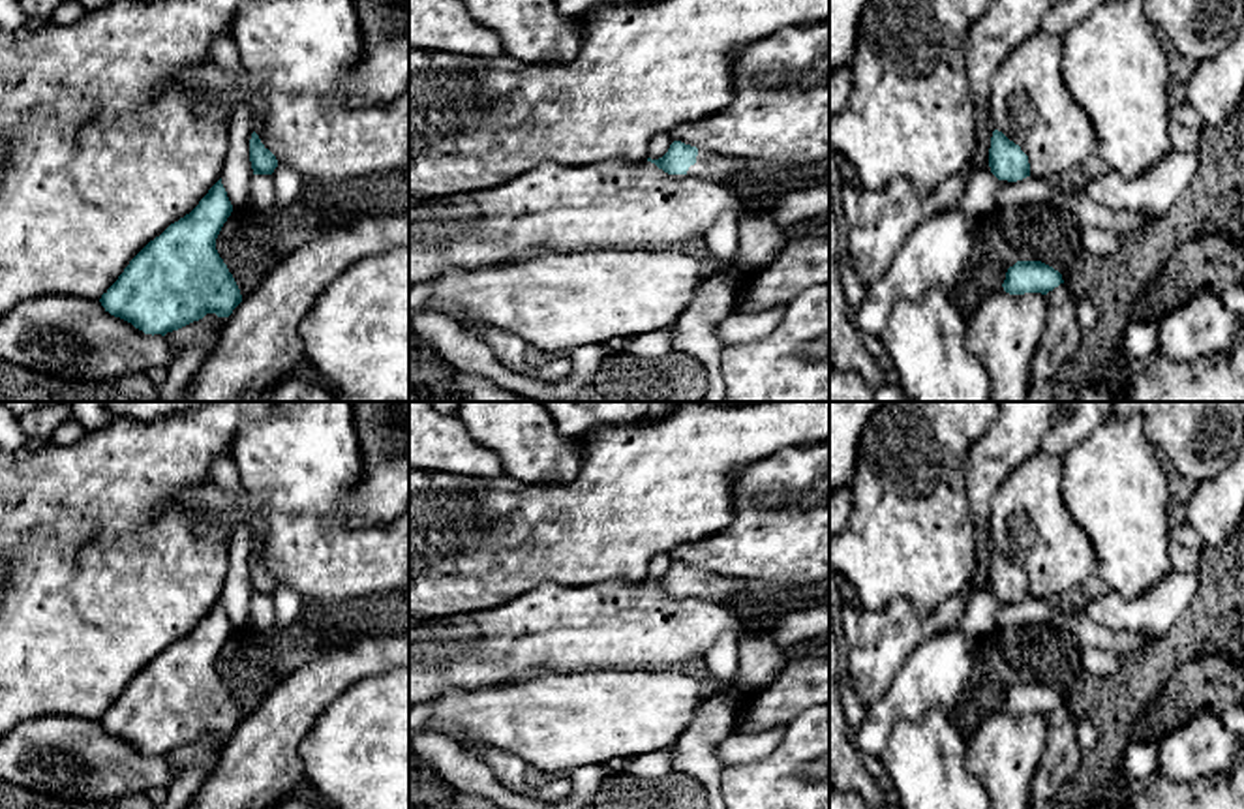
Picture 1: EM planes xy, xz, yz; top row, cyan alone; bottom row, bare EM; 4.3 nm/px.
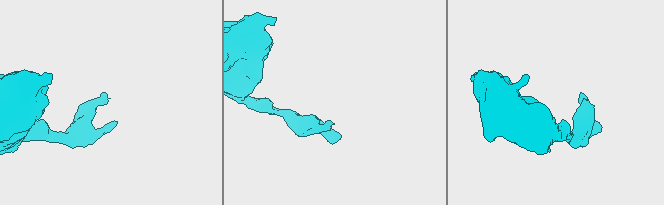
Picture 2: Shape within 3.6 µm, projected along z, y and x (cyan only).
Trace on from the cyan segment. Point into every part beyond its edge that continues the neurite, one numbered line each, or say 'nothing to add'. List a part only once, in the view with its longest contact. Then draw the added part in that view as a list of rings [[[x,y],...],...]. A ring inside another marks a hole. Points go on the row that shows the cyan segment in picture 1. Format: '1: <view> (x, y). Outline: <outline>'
1: xz (712, 166). Outline: [[[698,150],[696,163],[689,167],[689,176],[702,176],[721,182],[730,182],[730,178],[745,171],[745,161],[730,156]]]

